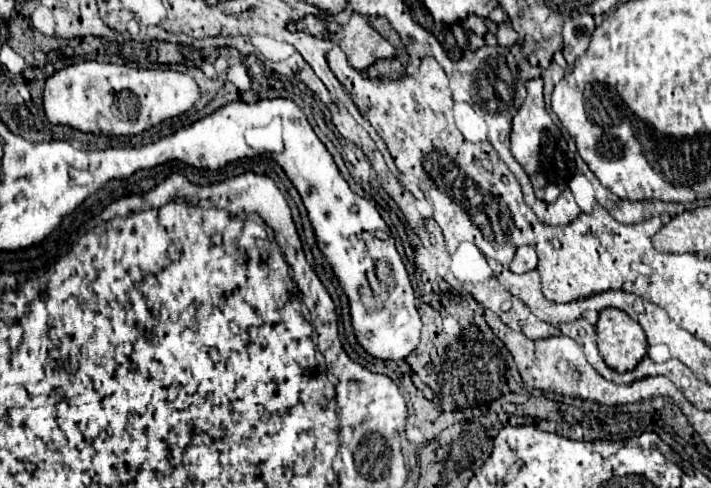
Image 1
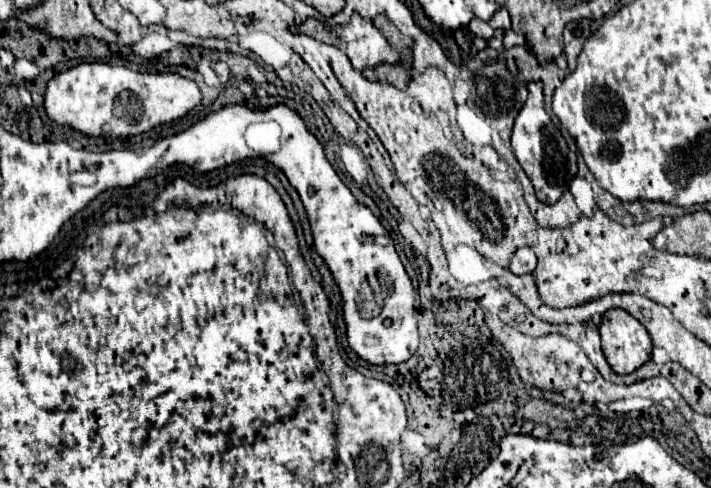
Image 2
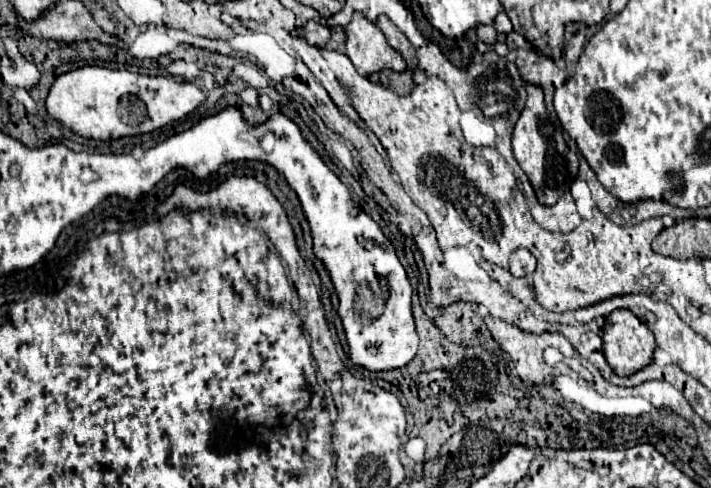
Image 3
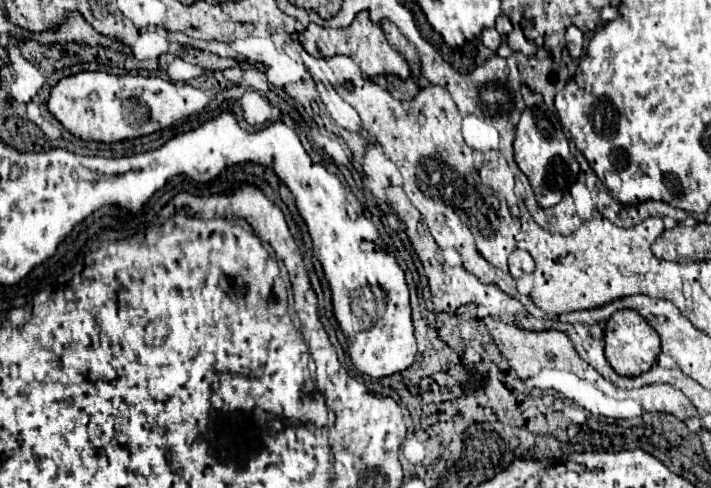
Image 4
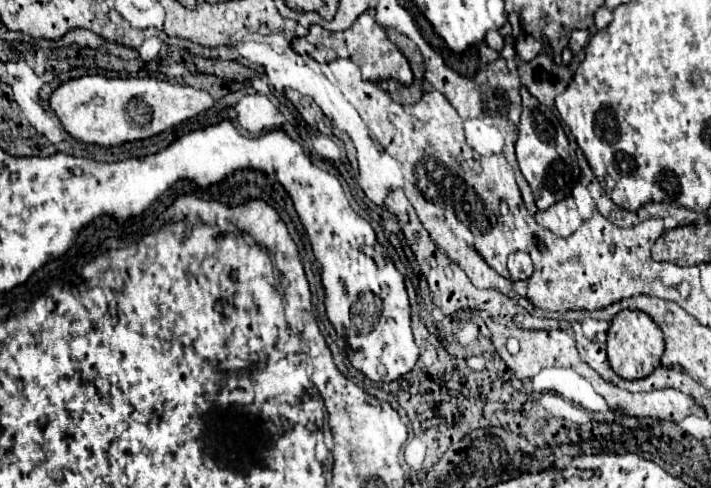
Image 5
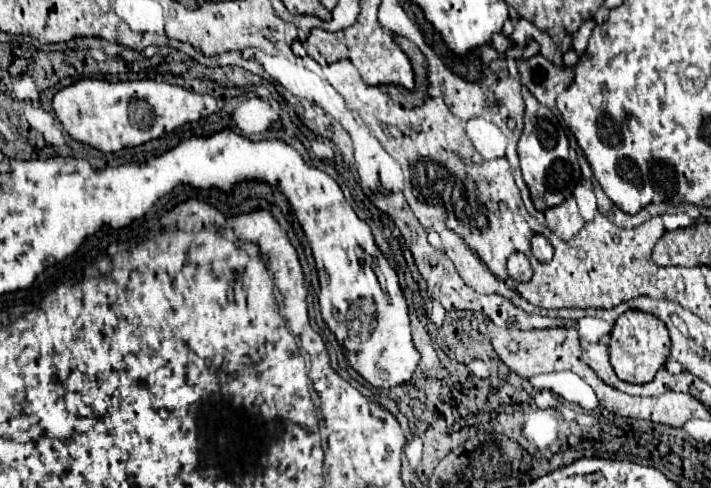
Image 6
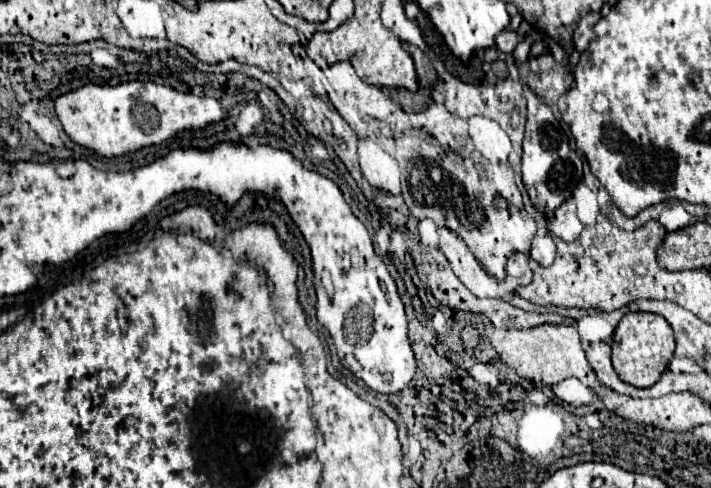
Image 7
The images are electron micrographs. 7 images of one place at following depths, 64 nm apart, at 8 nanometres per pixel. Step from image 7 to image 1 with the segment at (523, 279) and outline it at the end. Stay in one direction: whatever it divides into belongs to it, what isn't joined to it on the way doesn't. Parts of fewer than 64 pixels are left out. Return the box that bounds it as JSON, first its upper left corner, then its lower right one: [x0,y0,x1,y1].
[510,246,536,274]

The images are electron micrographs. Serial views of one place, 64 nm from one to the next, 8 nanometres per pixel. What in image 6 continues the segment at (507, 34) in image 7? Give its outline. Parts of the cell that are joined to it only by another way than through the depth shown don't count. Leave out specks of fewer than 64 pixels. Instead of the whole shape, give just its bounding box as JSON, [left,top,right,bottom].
[492,34,512,54]

